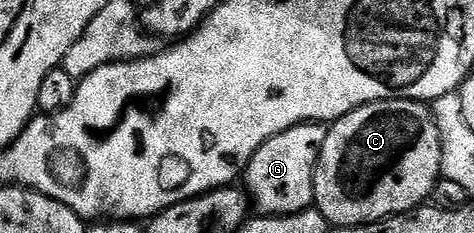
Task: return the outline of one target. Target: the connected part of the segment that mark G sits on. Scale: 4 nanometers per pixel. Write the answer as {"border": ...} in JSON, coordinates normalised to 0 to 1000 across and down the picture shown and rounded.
{"border":[[[684,528],[633,532],[614,558],[597,558],[580,592],[565,601],[530,678],[513,742],[515,820],[523,854],[555,927],[620,927],[662,888],[660,768],[669,725],[669,682],[681,644],[694,549]]]}

